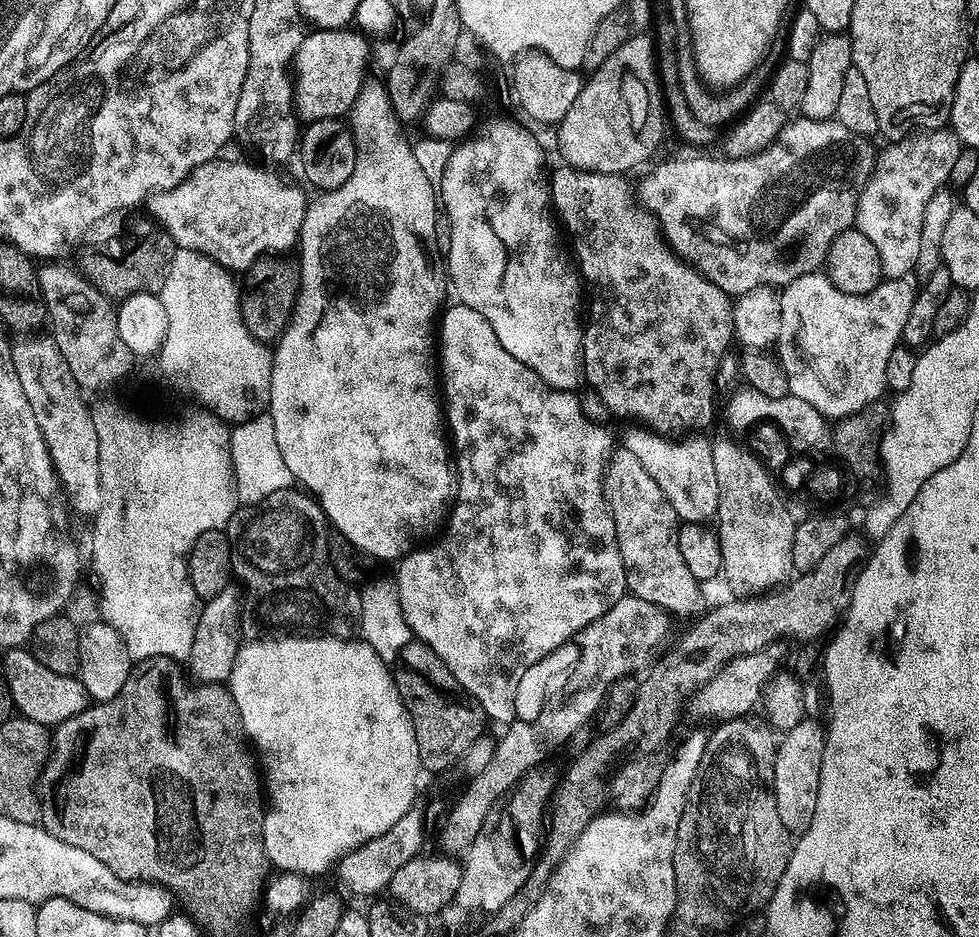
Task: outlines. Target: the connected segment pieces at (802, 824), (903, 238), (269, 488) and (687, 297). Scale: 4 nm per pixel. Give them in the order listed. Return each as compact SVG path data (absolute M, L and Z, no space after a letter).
M805 718L797 726L787 729L777 743L774 782L775 805L778 818L794 836L809 829L814 809L817 806L818 782L821 780L822 754L825 746L825 727Z
M937 130L913 134L887 146L879 149L876 170L860 189L858 230L874 242L885 277L898 280L915 269L926 202L930 202L934 190L948 184L948 175L962 145L955 132Z
M260 413L254 419L235 425L231 429L231 434L231 462L236 497L243 505L244 503L259 505L267 500L270 494L293 485L290 468L283 461L275 437L273 418L269 413Z
M560 166L560 169L557 170L556 173L551 173L550 176L550 207L558 217L559 223L562 225L564 223L563 231L566 233L568 231L568 236L572 239L572 248L570 247L571 255L574 257L575 267L578 269L579 275L582 277L583 283L585 285L588 284L592 287L592 305L587 305L586 308L586 323L582 328L582 343L580 345L580 358L582 361L582 380L585 385L589 384L592 387L592 392L597 396L598 399L601 400L602 403L605 404L606 407L609 408L610 411L613 412L616 416L621 416L624 420L636 420L632 422L639 422L647 431L655 433L657 436L662 436L665 438L676 438L681 434L700 434L704 427L707 426L708 423L712 420L712 403L716 400L716 384L718 385L718 373L720 370L720 361L724 359L726 353L729 351L728 343L733 343L734 333L732 330L732 305L733 301L730 299L727 292L723 292L718 286L714 286L714 282L710 282L706 277L700 273L700 271L693 267L688 260L686 260L683 256L680 255L679 252L675 251L666 239L664 235L664 229L661 225L660 220L657 219L655 213L651 211L648 207L642 203L641 197L638 195L637 189L632 189L632 184L628 181L629 177L624 174L617 174L614 172L587 172L586 170L582 170L581 168L574 168L571 166Z

